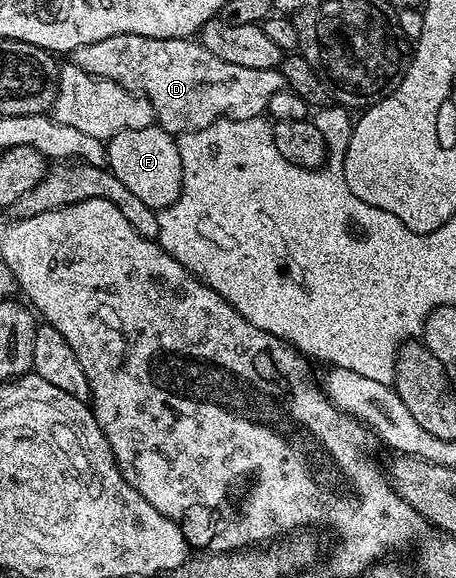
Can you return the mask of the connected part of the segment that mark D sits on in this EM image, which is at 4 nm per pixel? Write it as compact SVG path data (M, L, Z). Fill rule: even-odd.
M132 33L116 34L100 42L80 46L72 54L72 62L88 74L111 80L124 86L131 94L143 96L152 106L156 124L173 134L195 132L219 118L253 120L261 117L268 106L268 98L286 87L286 79L278 68L248 70L248 66L235 66L232 62L224 62L224 58L216 58L216 54L204 50L202 43L194 38L169 40Z

